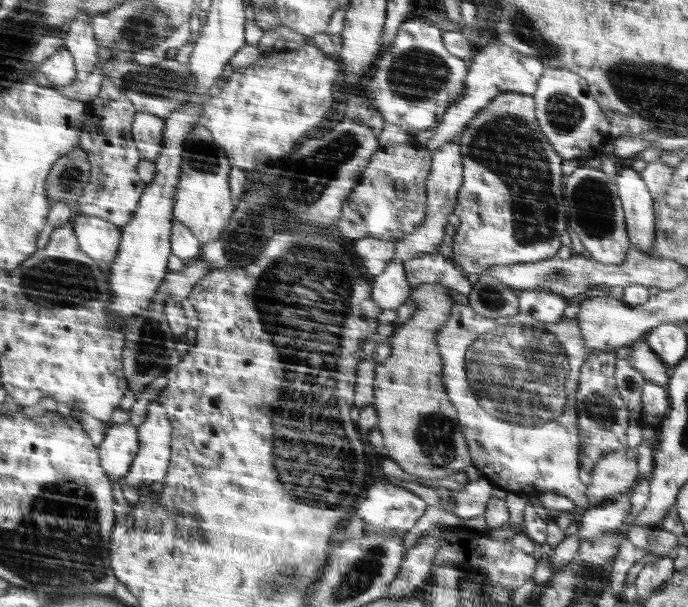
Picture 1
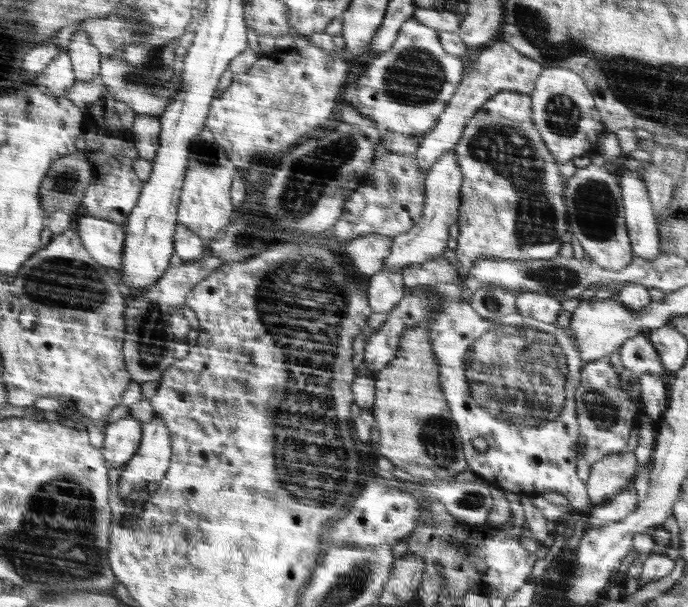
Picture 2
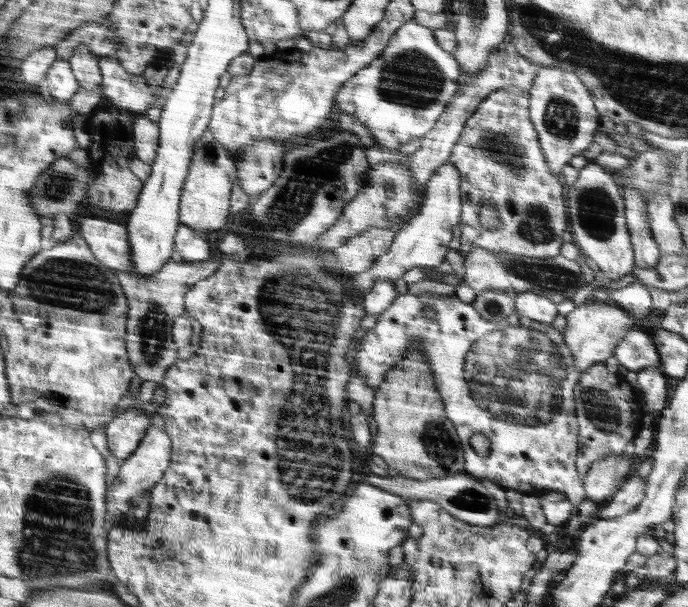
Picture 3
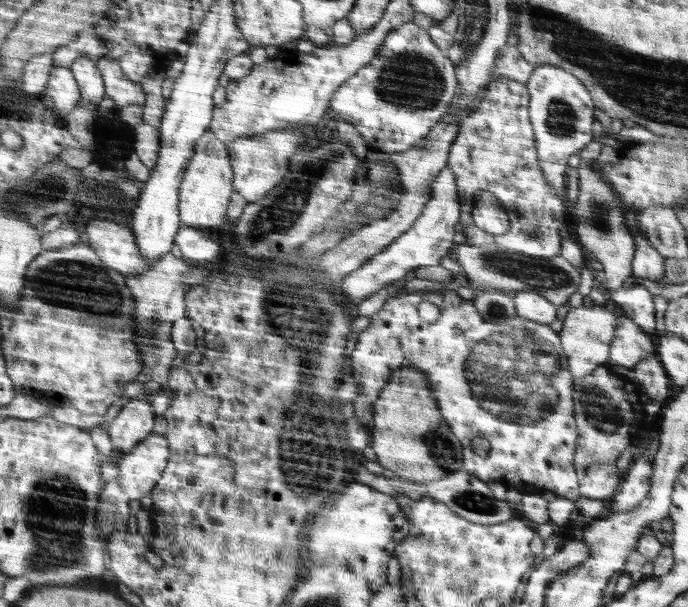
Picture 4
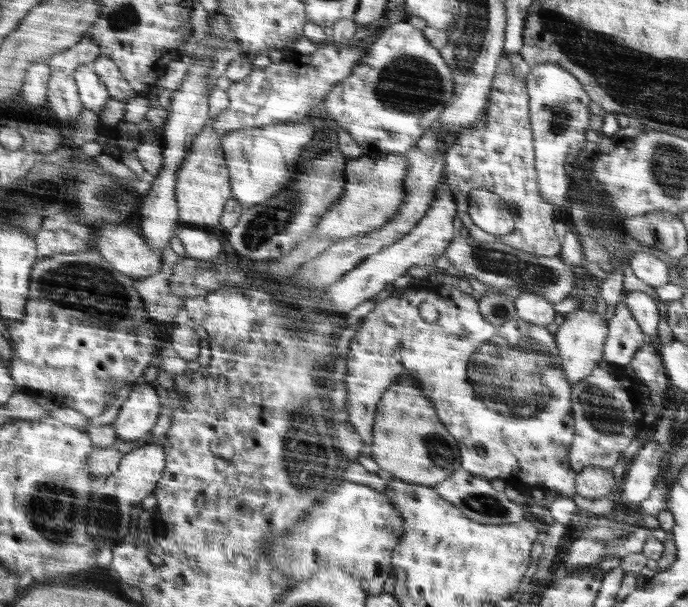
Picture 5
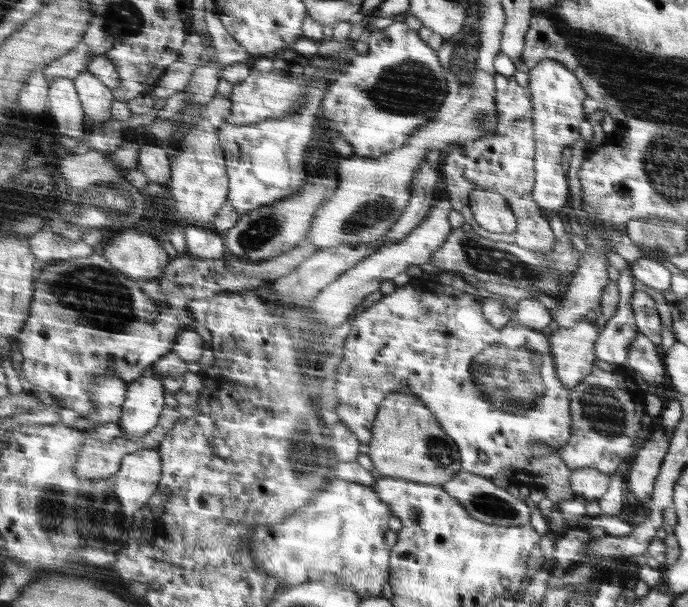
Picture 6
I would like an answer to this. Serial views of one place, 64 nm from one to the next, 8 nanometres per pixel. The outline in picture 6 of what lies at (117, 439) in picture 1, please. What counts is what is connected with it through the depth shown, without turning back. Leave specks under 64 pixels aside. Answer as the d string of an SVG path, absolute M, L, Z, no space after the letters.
M149 370L146 375L142 376L131 385L129 385L127 402L124 403L123 418L119 423L123 426L125 433L144 436L153 428L159 426L166 405L167 388L164 384L166 374L156 375Z

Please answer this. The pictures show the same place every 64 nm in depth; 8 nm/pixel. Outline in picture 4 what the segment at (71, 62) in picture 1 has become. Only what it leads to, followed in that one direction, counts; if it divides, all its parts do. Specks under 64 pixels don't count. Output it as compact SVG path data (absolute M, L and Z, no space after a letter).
M55 65L48 90L44 95L44 103L53 110L68 115L72 110L78 108L78 102L82 98L81 87L72 67Z

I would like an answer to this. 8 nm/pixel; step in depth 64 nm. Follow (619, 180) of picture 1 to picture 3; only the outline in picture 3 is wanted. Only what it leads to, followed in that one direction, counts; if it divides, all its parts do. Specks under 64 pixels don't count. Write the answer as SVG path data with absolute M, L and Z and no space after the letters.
M624 186L622 190L625 202L625 220L630 234L635 265L641 269L655 267L662 253L659 244L652 238L648 224L647 202L636 187Z

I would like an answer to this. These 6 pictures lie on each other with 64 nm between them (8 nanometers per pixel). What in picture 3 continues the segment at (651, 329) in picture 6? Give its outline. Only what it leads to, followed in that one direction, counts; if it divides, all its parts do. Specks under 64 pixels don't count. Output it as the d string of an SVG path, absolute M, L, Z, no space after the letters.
M634 282L620 289L607 289L607 294L629 315L632 315L636 322L640 322L640 325L644 324L644 329L651 330L647 316L652 310L652 297L646 285Z

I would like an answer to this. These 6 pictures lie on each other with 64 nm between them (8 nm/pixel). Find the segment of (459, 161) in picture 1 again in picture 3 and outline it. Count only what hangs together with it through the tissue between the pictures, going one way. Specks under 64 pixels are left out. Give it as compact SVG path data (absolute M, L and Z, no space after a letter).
M449 160L442 164L439 170L436 170L434 176L428 182L425 197L421 202L421 208L416 216L410 220L408 226L405 226L396 234L395 240L391 244L386 254L378 256L372 268L364 272L352 274L351 283L353 287L362 294L366 294L378 279L388 279L391 281L400 281L405 270L414 267L433 267L438 266L444 259L449 250L448 243L453 238L452 228L458 225L461 220L461 174L454 168Z

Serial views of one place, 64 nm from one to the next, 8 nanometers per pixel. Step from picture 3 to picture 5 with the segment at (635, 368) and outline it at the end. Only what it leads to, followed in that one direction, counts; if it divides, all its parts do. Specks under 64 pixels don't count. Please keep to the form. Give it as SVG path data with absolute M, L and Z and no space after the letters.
M621 300L615 306L615 310L613 316L610 316L607 342L605 342L605 347L603 348L603 364L624 370L629 369L630 360L634 358L636 351L643 344L651 341L652 338L647 337L642 330L640 330L639 324L634 320L632 313Z

